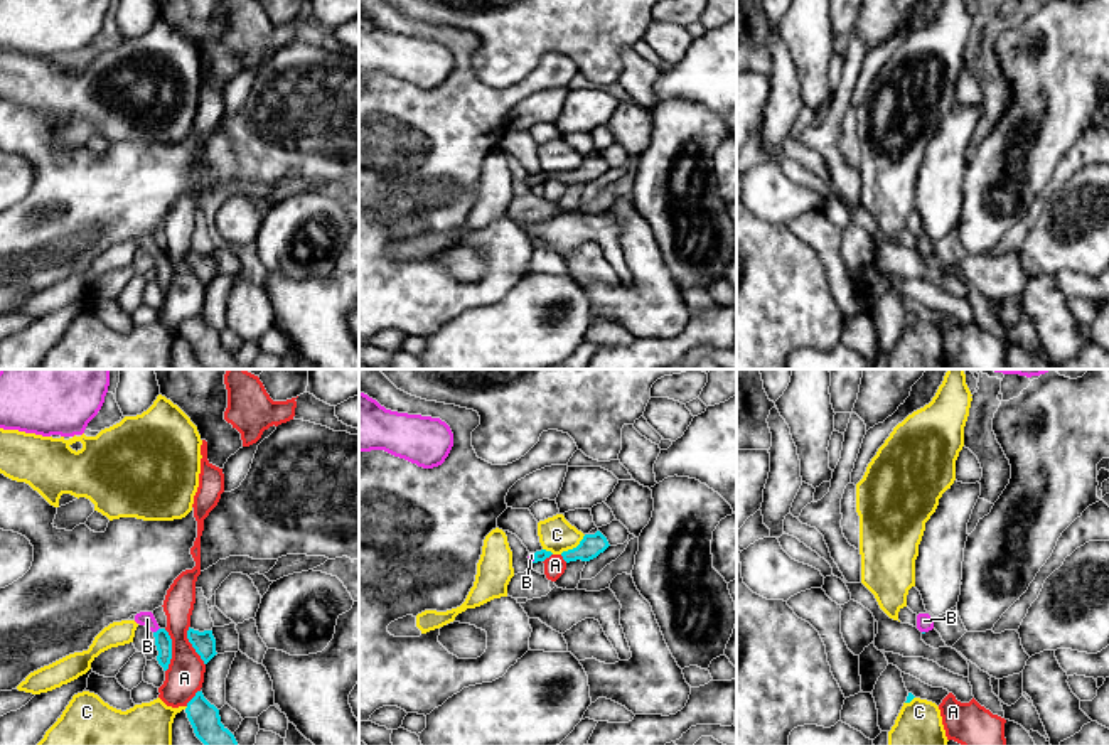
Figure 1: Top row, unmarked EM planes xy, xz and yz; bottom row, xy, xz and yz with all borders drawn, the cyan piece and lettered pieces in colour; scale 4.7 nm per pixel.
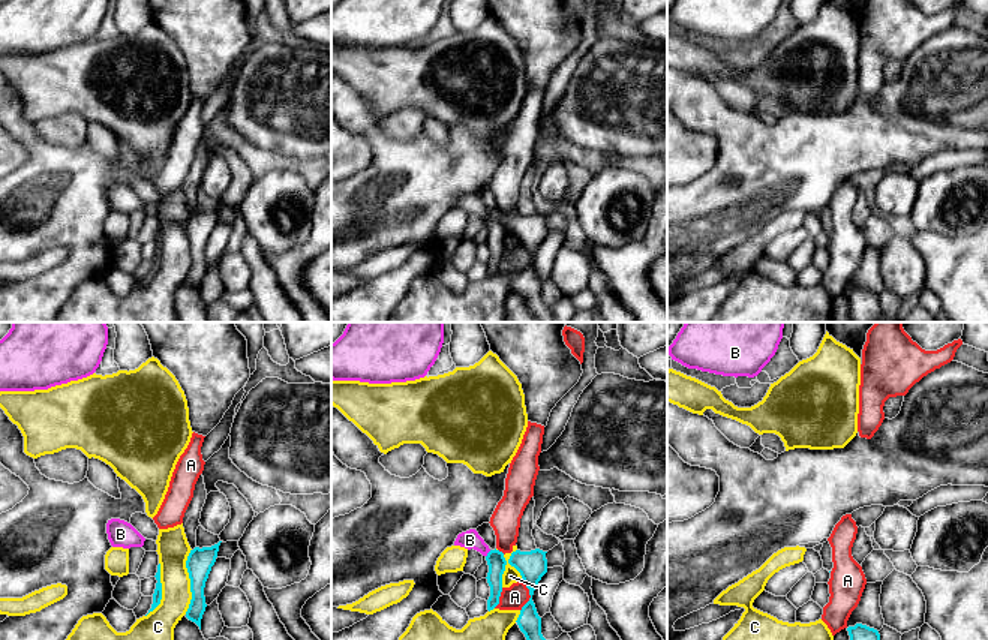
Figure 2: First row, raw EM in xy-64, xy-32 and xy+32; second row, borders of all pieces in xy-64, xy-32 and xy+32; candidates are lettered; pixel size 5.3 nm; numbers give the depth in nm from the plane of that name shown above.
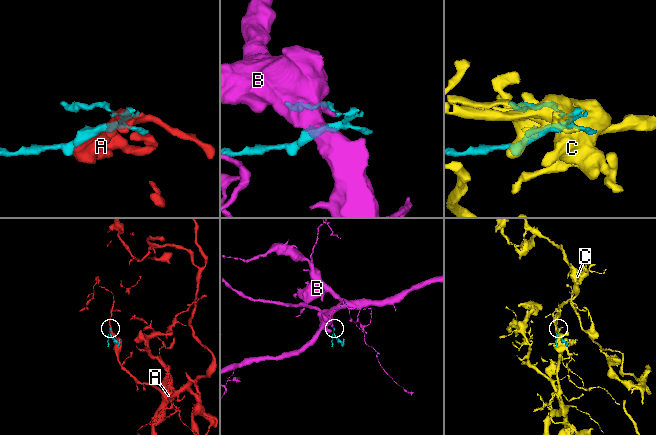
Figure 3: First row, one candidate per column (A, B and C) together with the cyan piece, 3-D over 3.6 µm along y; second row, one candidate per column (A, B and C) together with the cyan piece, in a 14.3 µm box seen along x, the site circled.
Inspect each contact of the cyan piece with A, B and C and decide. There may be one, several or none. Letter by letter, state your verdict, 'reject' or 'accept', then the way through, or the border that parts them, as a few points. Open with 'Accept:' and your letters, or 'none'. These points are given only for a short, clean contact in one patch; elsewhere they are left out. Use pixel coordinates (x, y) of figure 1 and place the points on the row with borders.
Accept: B
A: reject
B: accept; way xy (162, 639), (157, 631), (147, 619)
C: reject

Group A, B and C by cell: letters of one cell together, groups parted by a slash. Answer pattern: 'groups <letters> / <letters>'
groups A / B / C

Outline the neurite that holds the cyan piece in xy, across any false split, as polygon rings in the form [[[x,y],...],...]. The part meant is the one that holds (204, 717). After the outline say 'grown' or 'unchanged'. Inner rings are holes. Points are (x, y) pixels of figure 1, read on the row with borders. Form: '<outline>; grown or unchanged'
[[[202,691],[187,703],[185,713],[204,745],[238,745],[234,735],[221,723],[219,710],[204,698]]]; unchanged

